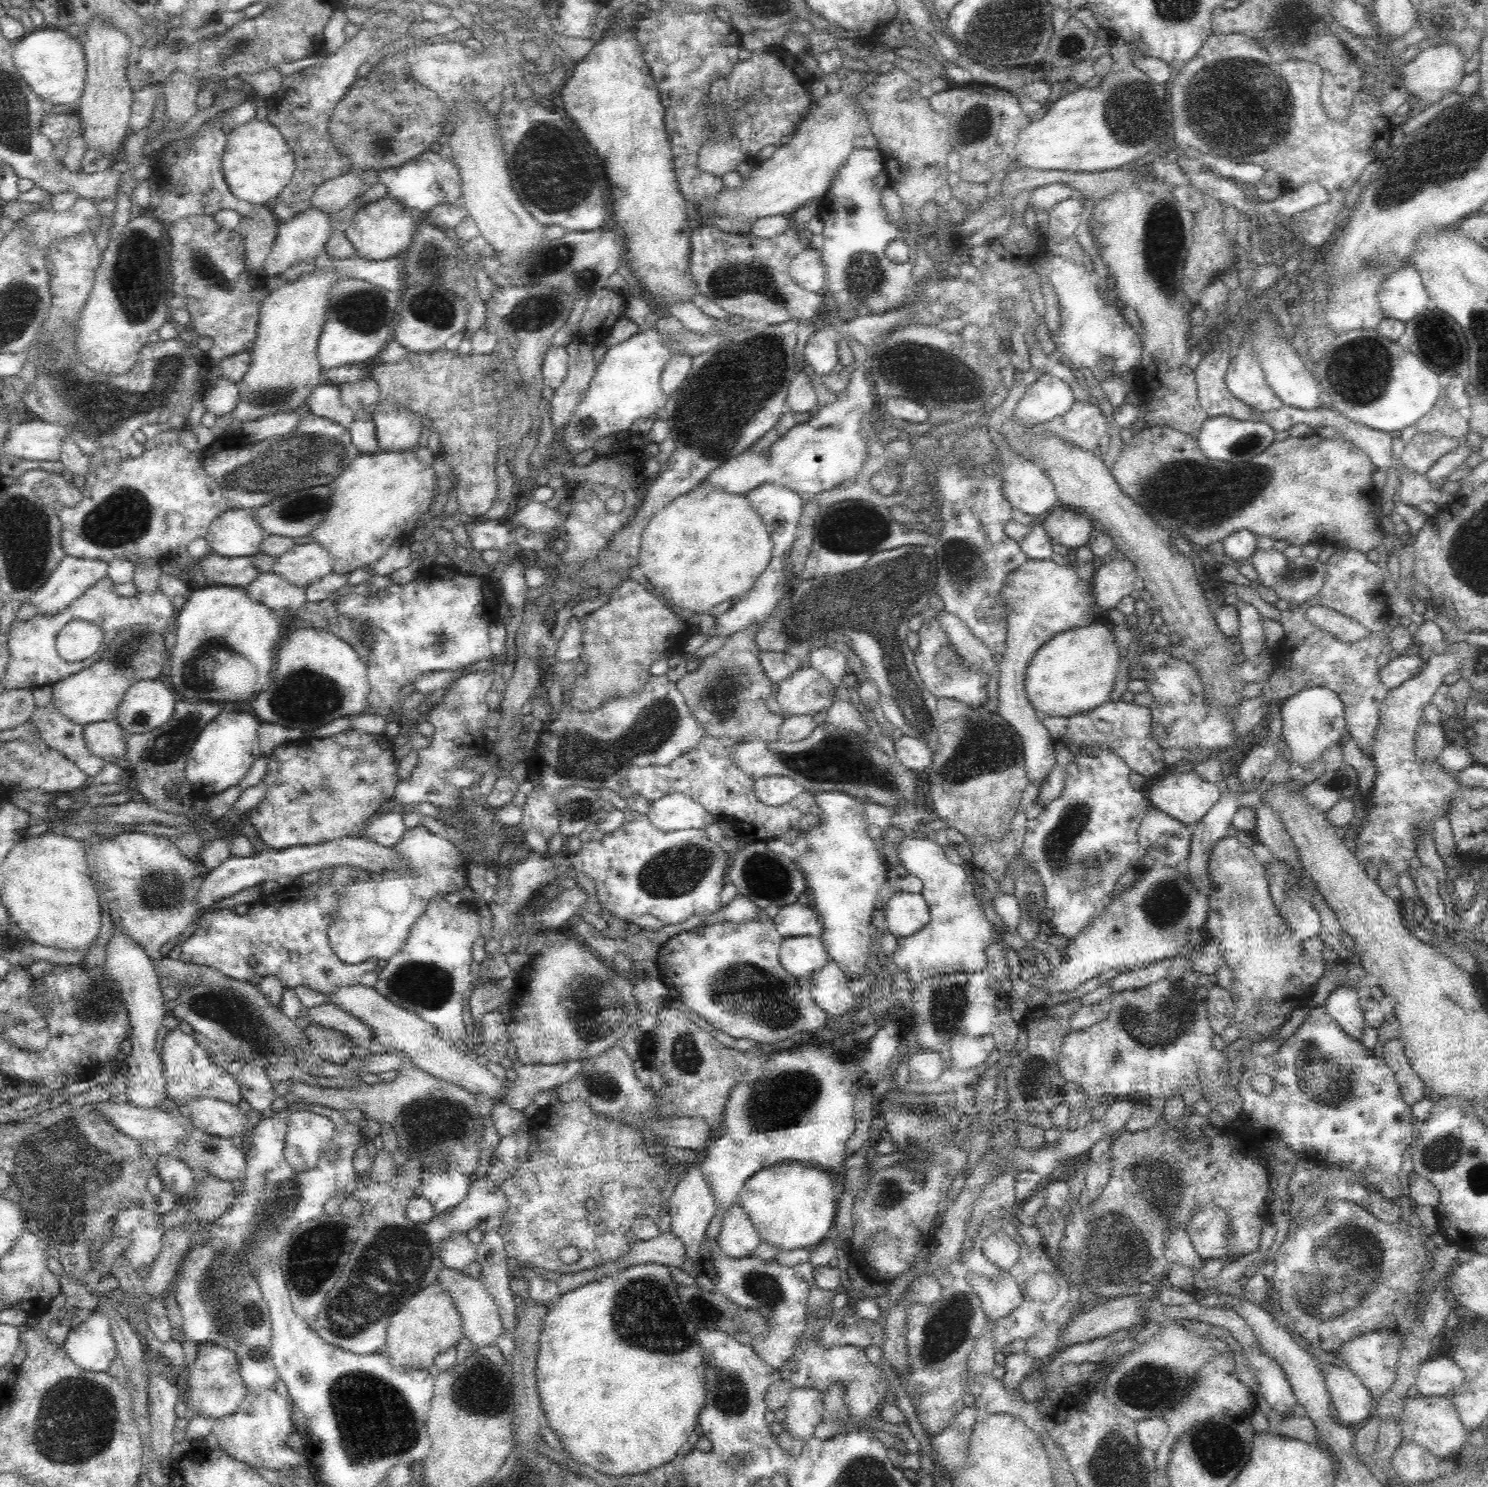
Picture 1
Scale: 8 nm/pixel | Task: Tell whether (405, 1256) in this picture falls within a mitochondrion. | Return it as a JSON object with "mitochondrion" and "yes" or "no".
{"mitochondrion":"yes"}

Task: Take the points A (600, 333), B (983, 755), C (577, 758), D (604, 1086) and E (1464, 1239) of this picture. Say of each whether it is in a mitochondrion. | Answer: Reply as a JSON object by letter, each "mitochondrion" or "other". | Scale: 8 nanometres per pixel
{"A":"other","B":"mitochondrion","C":"mitochondrion","D":"mitochondrion","E":"other"}

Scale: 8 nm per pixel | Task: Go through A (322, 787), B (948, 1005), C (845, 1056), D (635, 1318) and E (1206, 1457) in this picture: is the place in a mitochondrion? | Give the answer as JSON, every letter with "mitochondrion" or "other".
{"A":"mitochondrion","B":"mitochondrion","C":"other","D":"mitochondrion","E":"mitochondrion"}

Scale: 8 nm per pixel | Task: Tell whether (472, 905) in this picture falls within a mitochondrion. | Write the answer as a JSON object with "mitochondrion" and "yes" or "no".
{"mitochondrion":"no"}

